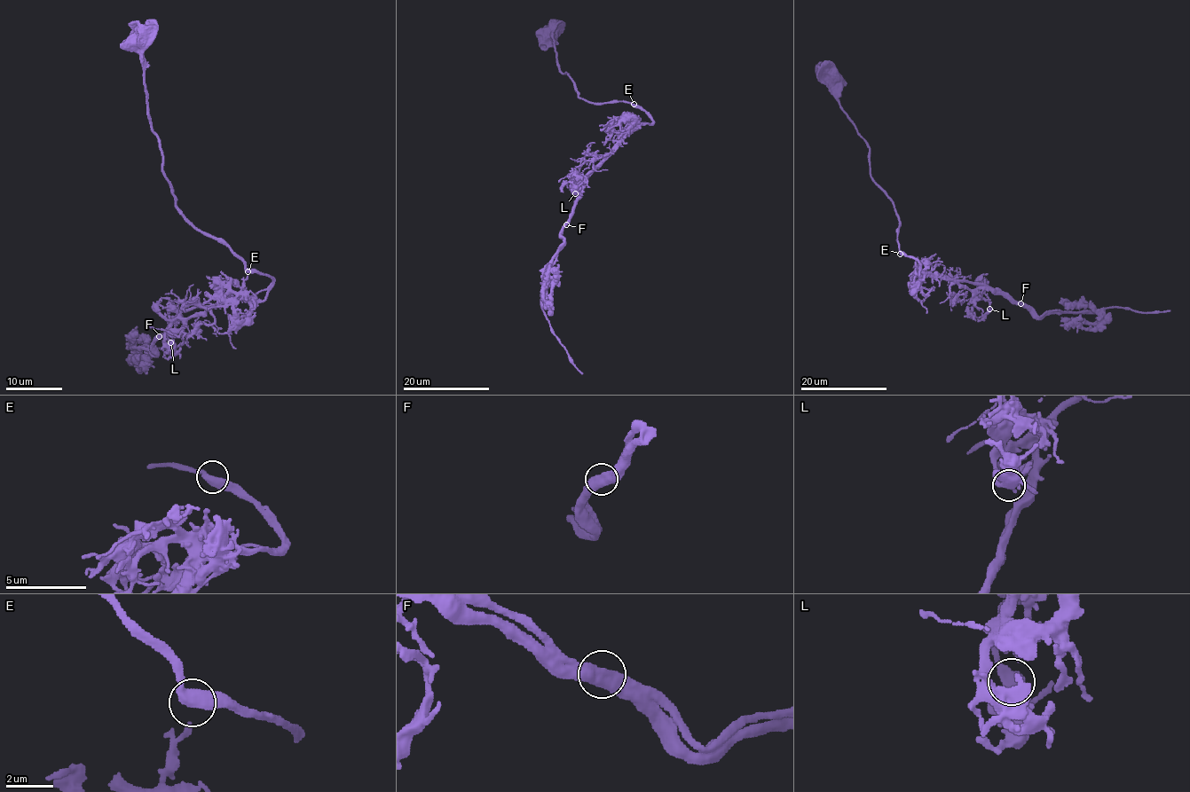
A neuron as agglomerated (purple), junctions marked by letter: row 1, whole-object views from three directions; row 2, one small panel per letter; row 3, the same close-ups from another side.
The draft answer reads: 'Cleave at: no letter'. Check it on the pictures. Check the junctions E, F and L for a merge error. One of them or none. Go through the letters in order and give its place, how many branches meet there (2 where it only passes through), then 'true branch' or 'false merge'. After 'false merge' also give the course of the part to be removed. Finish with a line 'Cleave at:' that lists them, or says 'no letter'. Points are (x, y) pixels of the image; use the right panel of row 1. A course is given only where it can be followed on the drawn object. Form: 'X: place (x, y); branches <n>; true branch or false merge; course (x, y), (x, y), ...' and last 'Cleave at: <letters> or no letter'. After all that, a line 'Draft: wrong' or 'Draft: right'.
E: place (900, 254); branches 2; true branch
F: place (1020, 303); branches 2; false merge; course (1020, 303), (1041, 316), (1050, 310), (1089, 311), (1118, 307), (1145, 313), (1170, 310)
L: place (989, 309); branches 2; true branch
Cleave at: F
Draft: wrong

